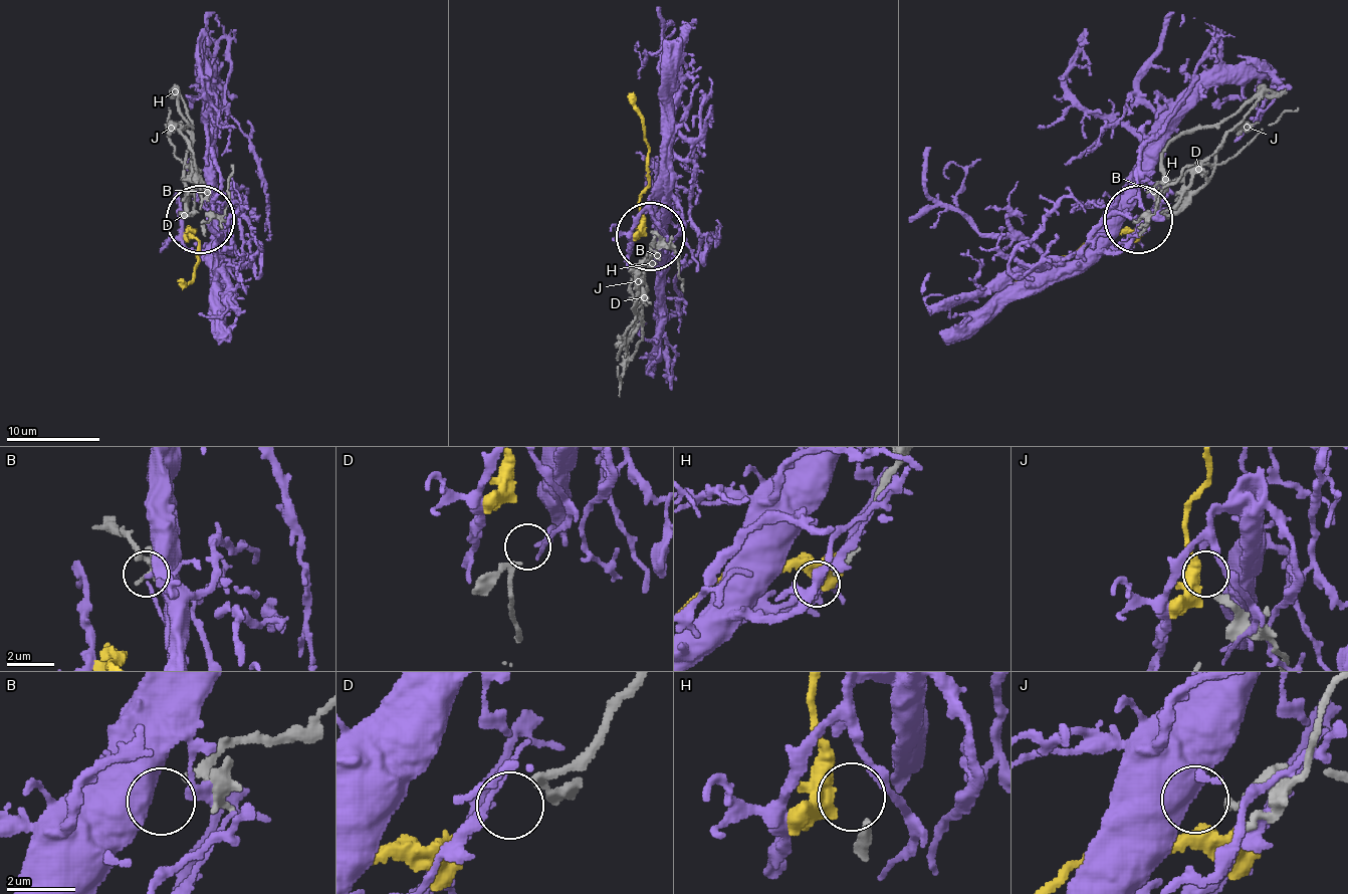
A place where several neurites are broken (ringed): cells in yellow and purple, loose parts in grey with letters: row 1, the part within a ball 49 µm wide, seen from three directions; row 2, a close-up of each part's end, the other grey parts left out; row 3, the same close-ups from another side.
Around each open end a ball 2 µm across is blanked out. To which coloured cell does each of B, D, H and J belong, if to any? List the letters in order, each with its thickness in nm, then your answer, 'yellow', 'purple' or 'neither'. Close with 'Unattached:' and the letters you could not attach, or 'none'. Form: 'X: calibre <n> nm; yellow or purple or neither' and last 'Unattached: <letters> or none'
B: calibre 170 nm; neither
D: calibre 160 nm; neither
H: calibre 300 nm; neither
J: calibre 240 nm; neither
Unattached: B, D, H, J

